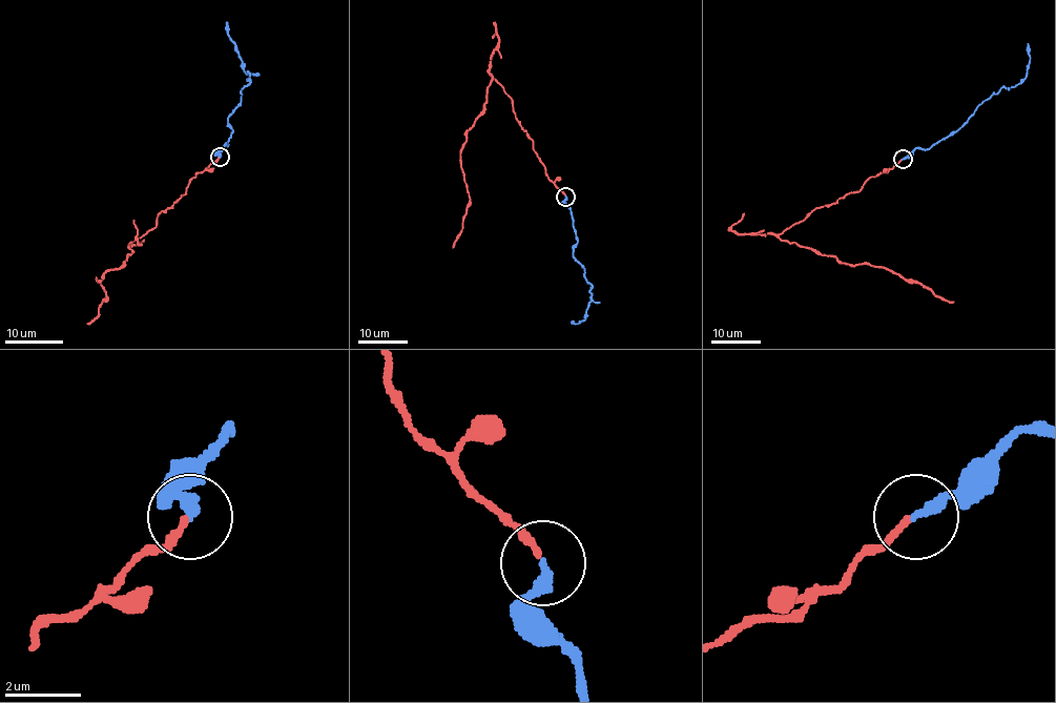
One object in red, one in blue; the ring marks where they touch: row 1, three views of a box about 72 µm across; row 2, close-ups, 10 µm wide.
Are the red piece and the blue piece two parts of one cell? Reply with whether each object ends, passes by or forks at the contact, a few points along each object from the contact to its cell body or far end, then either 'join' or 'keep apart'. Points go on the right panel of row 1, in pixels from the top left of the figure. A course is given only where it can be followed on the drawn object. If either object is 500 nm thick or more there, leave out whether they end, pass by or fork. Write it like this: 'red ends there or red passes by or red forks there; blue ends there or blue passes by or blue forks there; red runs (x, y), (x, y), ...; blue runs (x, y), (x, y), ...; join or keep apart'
red ends there; blue ends there; red runs (902, 160), (871, 176), (858, 190), (815, 208), (779, 236), (839, 261), (885, 267), (954, 301); blue runs (903, 160), (916, 148), (929, 149), (955, 133), (1002, 87), (1015, 87), (1027, 75), (1028, 43); join

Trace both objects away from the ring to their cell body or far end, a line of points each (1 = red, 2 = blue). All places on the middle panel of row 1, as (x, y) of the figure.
1: (564, 195), (489, 73), (484, 107), (461, 151), (470, 200), (452, 248)
2: (566, 197), (577, 242), (574, 257), (593, 287), (583, 321), (571, 322)

